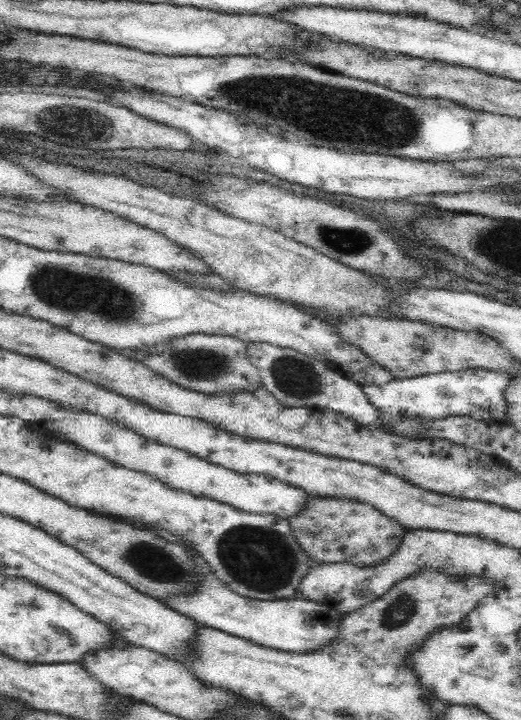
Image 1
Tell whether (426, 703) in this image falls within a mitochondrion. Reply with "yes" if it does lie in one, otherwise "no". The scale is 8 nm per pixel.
yes

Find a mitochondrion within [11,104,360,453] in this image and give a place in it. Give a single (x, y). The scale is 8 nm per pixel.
(100, 296)

